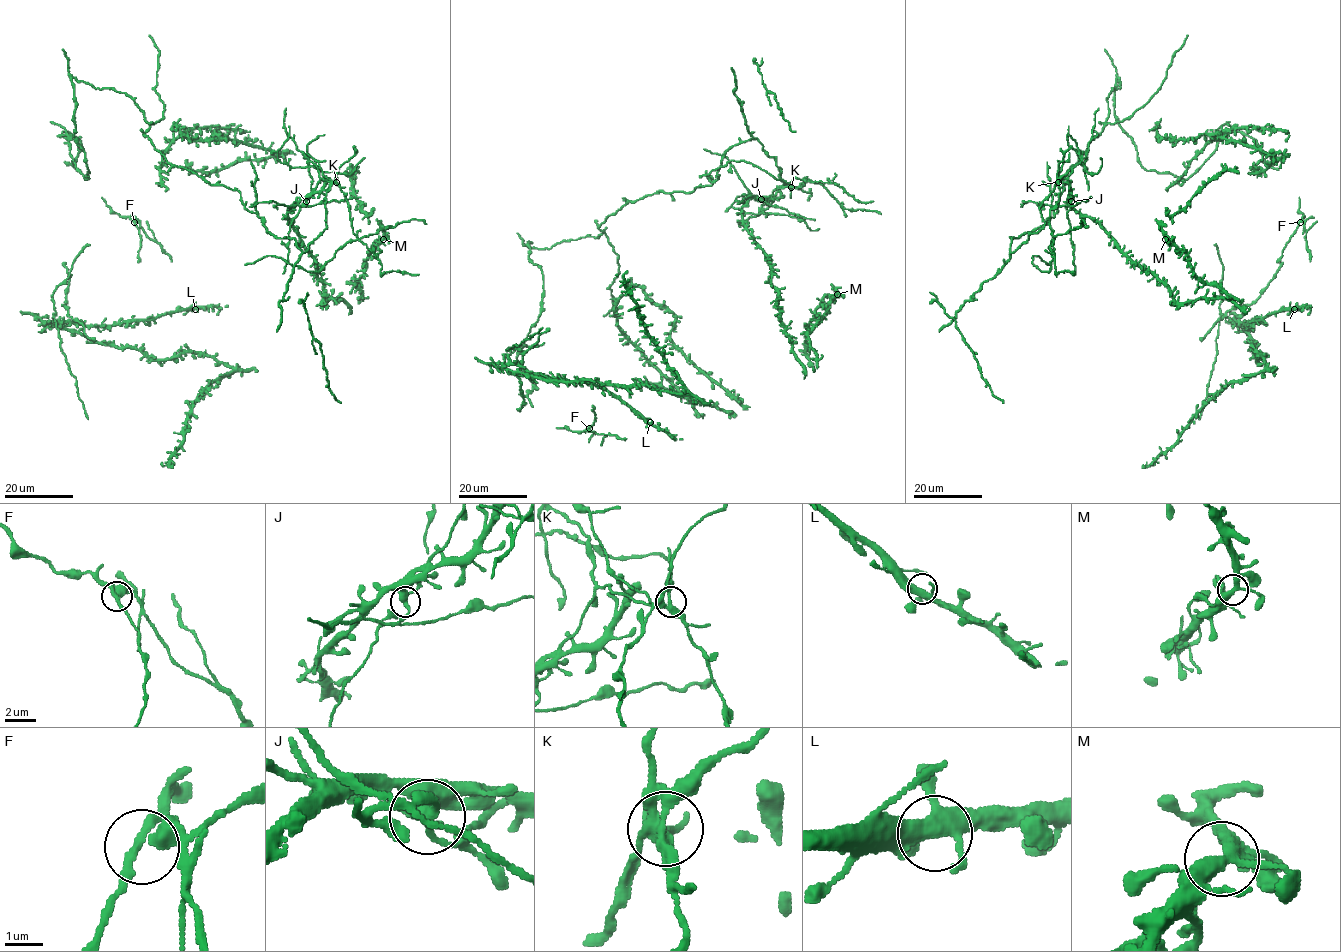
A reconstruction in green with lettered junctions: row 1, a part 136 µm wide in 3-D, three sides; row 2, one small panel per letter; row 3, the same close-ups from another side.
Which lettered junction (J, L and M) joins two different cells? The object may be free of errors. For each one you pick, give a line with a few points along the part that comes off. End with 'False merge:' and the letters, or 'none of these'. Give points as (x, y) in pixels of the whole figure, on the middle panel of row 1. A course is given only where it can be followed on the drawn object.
False merge: J

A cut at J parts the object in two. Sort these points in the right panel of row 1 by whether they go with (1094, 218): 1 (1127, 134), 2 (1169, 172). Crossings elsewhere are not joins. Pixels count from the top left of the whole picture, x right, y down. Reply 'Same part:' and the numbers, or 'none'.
Same part: none

